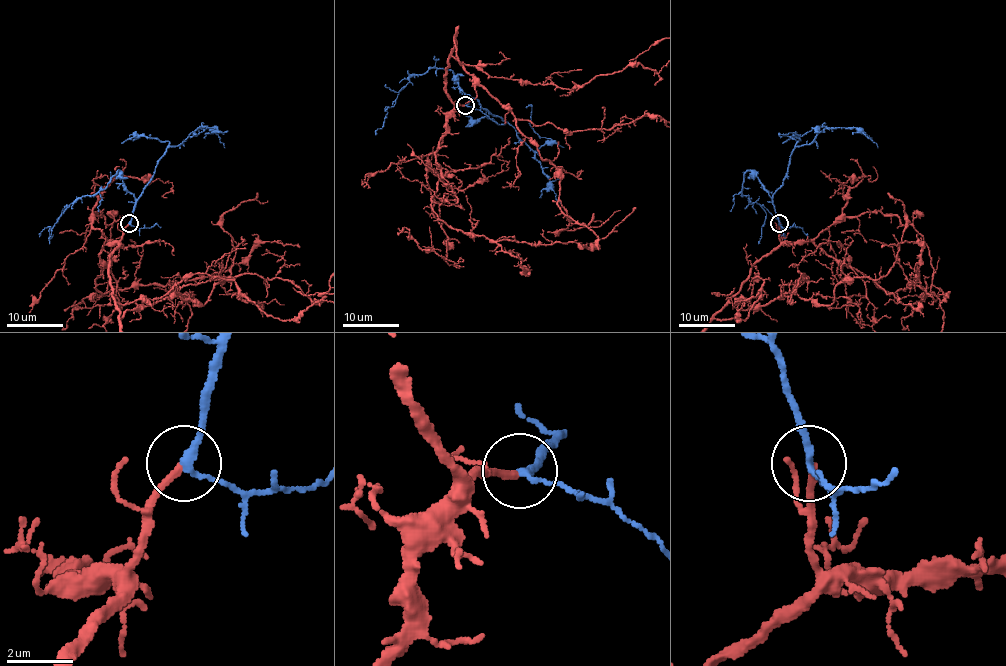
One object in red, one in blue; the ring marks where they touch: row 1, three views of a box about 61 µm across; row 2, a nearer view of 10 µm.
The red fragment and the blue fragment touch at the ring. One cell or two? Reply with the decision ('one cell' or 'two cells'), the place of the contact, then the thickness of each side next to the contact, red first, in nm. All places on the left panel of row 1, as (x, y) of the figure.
one cell; place (129, 223); calibres 220 and 190 nm

